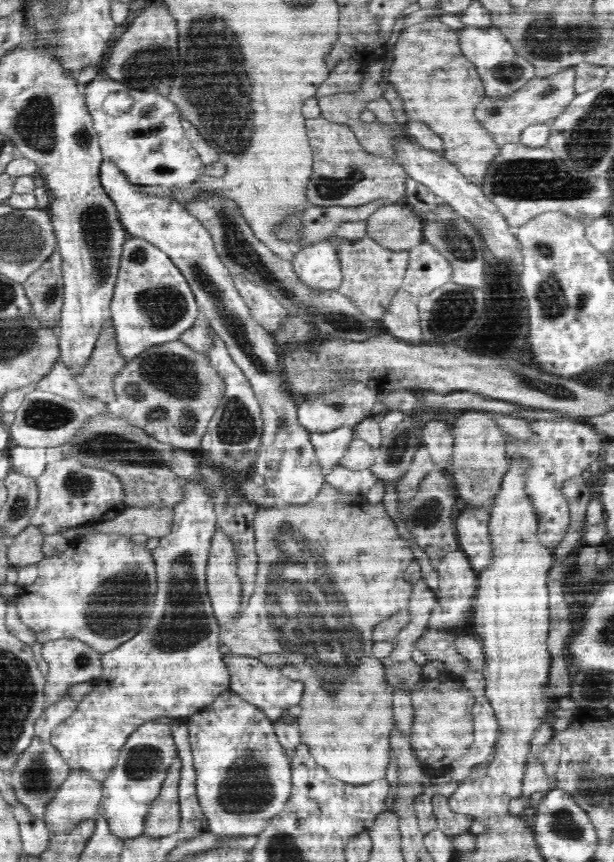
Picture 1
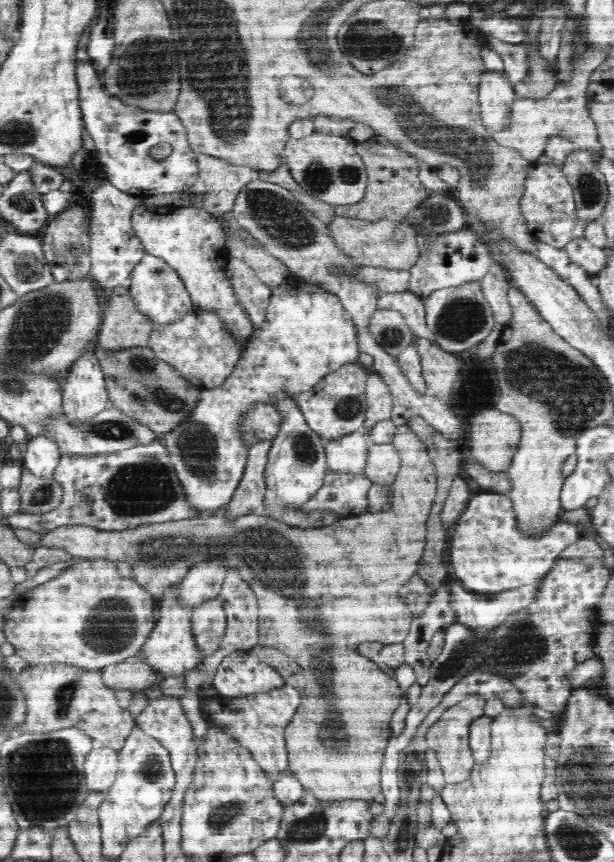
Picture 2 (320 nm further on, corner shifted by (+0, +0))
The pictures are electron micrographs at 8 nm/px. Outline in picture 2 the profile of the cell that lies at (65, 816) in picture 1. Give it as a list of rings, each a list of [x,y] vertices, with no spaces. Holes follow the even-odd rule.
[[[94,746],[85,760],[87,786],[91,792],[108,791],[119,772],[118,751],[110,747]]]

